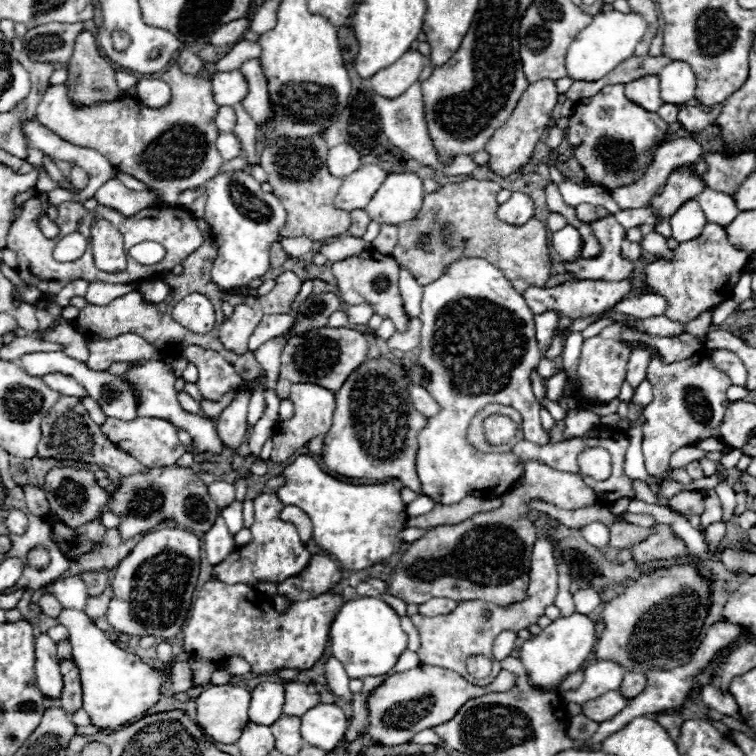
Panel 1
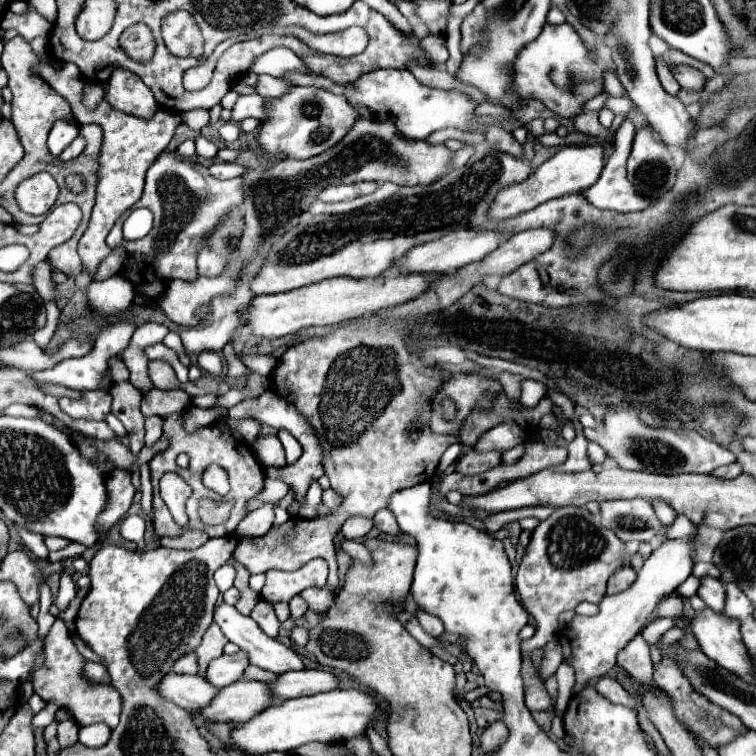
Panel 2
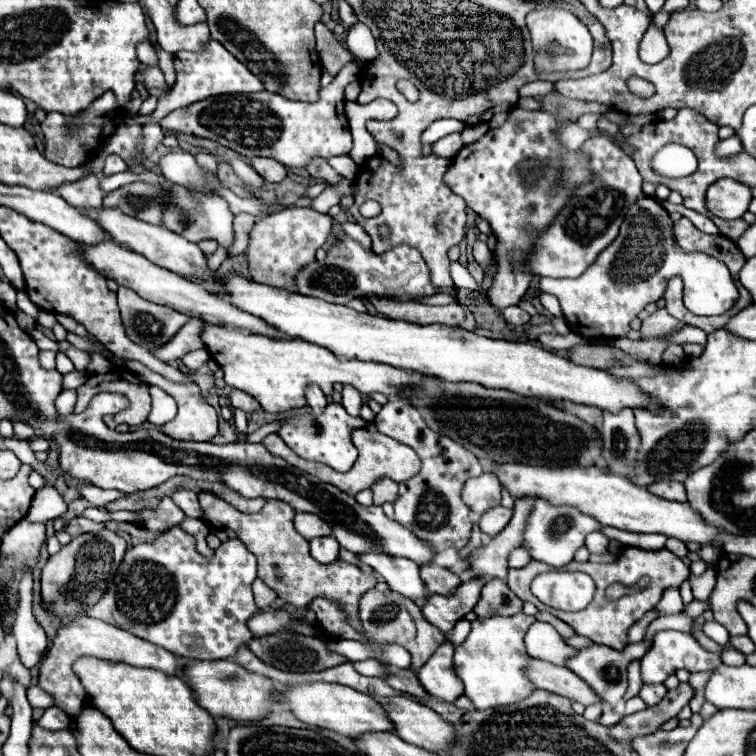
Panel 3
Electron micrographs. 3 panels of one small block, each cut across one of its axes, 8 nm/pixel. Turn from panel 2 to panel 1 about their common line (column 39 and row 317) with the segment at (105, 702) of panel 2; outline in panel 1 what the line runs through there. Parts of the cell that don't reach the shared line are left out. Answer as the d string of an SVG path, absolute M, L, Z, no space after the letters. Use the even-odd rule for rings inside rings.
M708 222L704 226L704 232L696 240L678 244L672 262L656 260L646 268L644 288L648 286L650 292L666 296L668 310L664 312L664 316L688 324L702 310L718 306L720 302L732 298L732 288L738 282L746 262L748 262L748 252L738 250L728 242L726 228Z

